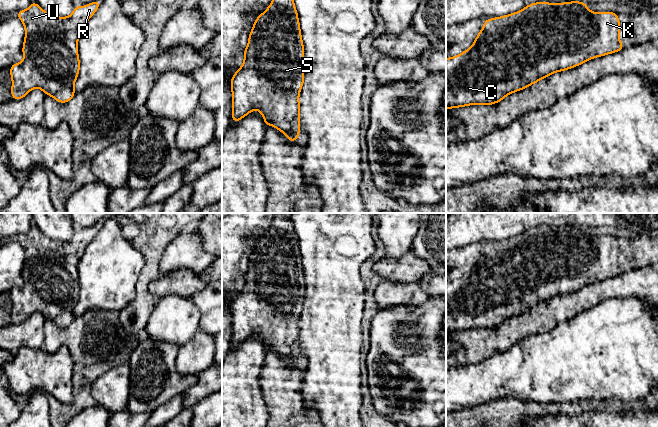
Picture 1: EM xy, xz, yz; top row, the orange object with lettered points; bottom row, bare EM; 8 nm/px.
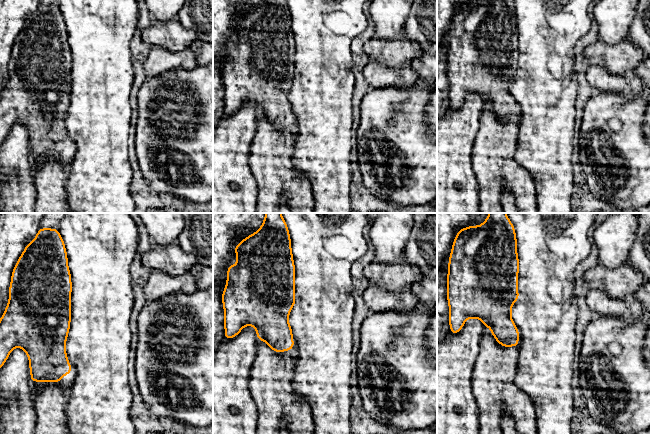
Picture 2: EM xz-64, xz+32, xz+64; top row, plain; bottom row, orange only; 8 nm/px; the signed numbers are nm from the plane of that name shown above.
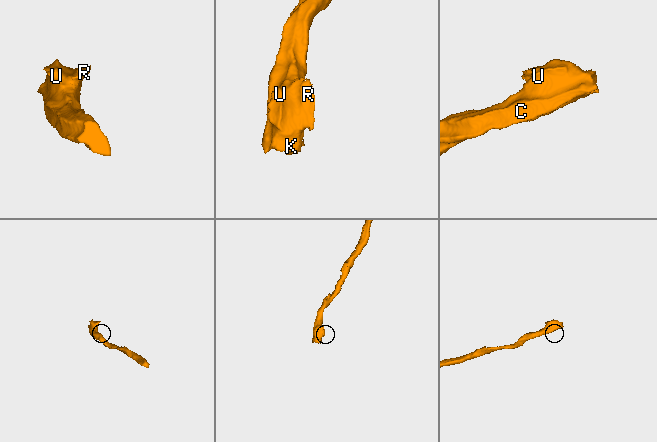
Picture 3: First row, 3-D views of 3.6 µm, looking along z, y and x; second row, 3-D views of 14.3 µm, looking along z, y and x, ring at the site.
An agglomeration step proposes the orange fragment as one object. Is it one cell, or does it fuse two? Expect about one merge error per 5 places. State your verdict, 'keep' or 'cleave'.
keep

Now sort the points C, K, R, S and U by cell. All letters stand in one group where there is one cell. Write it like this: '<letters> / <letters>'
C K R S U

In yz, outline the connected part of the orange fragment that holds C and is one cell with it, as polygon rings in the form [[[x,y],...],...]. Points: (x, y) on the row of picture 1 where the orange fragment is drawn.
[[[544,1],[536,2],[525,6],[522,10],[515,13],[487,19],[483,22],[484,24],[482,30],[478,33],[474,43],[468,50],[465,50],[461,54],[454,57],[446,58],[446,109],[459,108],[469,105],[496,104],[511,93],[528,88],[533,83],[538,83],[542,78],[546,78],[555,72],[566,71],[568,69],[579,66],[590,59],[619,52],[624,49],[624,46],[619,39],[621,24],[618,18],[618,13],[610,11],[600,13],[591,12],[588,9],[587,4],[580,1],[571,1],[557,4]]]

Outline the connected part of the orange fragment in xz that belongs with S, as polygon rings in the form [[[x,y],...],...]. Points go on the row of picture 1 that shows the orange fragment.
[[[272,0],[269,7],[255,19],[243,55],[242,66],[235,72],[230,81],[232,90],[231,121],[237,123],[256,109],[261,112],[266,128],[269,125],[274,126],[287,136],[288,141],[297,142],[301,131],[299,94],[304,84],[305,58],[298,12],[294,0]]]

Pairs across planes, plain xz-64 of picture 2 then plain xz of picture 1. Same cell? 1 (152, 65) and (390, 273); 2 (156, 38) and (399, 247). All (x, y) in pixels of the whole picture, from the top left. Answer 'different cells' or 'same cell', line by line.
1: different cells
2: different cells

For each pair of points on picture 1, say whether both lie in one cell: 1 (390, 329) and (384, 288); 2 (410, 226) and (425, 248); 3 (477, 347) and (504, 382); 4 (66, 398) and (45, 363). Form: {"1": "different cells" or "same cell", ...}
{"1": "different cells", "2": "different cells", "3": "different cells", "4": "same cell"}

